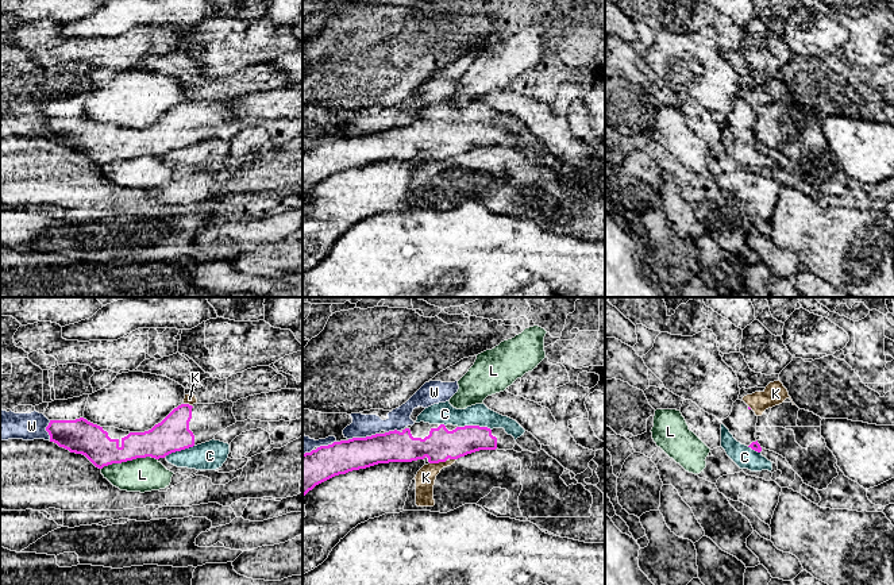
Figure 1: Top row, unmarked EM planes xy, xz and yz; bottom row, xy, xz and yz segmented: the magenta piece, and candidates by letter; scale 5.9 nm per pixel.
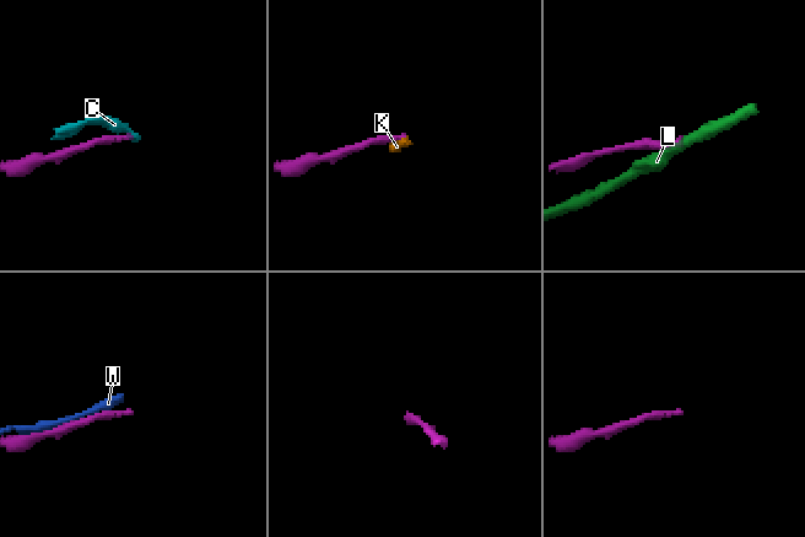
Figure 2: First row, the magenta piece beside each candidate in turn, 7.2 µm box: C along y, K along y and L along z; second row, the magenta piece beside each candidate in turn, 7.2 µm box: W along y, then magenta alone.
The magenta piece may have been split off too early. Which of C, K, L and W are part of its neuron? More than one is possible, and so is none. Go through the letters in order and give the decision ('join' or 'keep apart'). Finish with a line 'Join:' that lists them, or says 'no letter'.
C: keep apart
K: keep apart
L: keep apart
W: keep apart
Join: no letter

